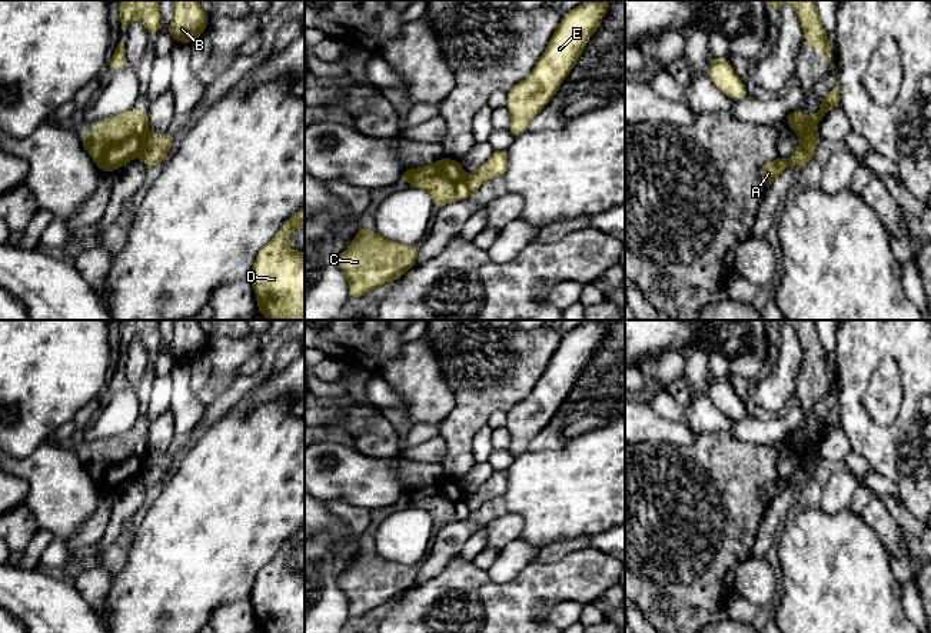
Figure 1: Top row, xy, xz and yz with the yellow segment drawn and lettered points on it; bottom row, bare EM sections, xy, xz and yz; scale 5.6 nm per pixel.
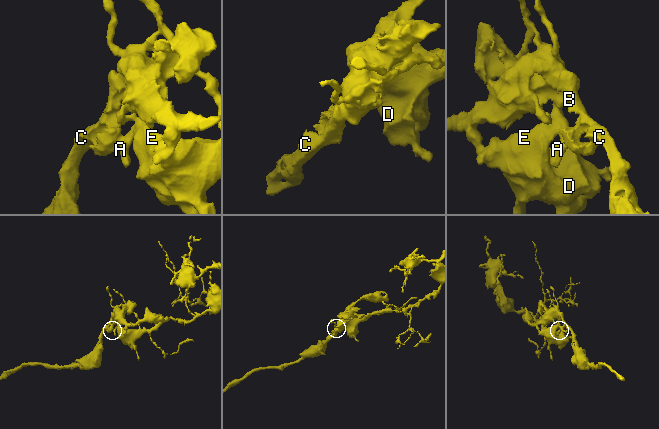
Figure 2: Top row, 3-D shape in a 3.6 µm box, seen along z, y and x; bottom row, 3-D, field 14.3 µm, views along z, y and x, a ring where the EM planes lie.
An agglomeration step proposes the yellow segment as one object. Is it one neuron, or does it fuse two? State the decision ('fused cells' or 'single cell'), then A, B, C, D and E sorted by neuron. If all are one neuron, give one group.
fused cells; groups A D E / B C

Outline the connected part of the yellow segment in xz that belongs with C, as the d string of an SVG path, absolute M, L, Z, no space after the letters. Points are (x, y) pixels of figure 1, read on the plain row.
M360 547L350 566L338 577L349 602L349 619L396 600L415 586L418 569L383 559L378 552Z

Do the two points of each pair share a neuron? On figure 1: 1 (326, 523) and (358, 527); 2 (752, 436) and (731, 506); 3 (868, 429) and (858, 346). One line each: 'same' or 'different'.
1: different
2: different
3: same

